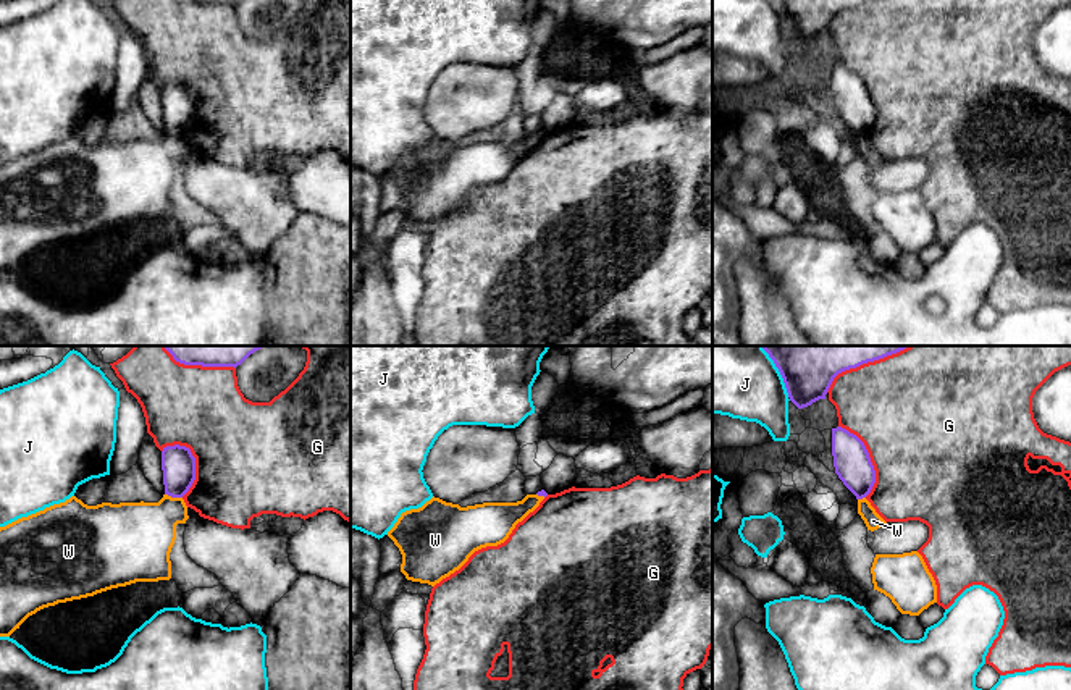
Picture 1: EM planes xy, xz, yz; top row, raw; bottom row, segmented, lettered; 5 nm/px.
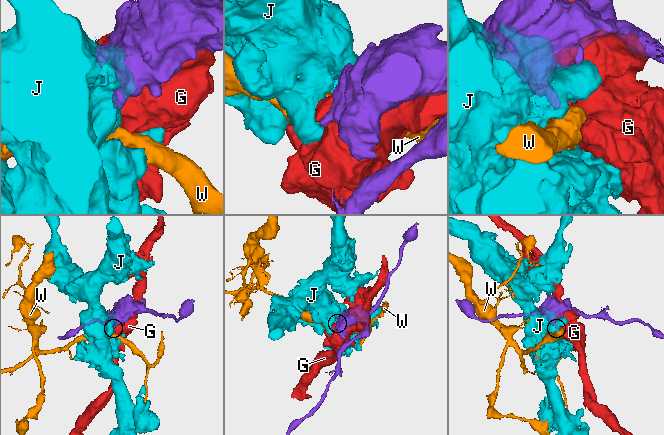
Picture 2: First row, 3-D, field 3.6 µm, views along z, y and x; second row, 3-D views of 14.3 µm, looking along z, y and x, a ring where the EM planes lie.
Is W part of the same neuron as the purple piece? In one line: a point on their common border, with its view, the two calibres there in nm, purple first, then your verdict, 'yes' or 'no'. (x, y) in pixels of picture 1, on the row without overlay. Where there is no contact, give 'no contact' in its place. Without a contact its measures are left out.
xy (173, 134) | 170/320 nm | no

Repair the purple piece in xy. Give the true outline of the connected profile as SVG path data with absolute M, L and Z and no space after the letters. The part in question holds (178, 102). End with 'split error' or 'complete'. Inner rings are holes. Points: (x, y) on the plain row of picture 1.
M166 84L162 89L165 133L183 136L195 118L195 95L186 84Z; complete

